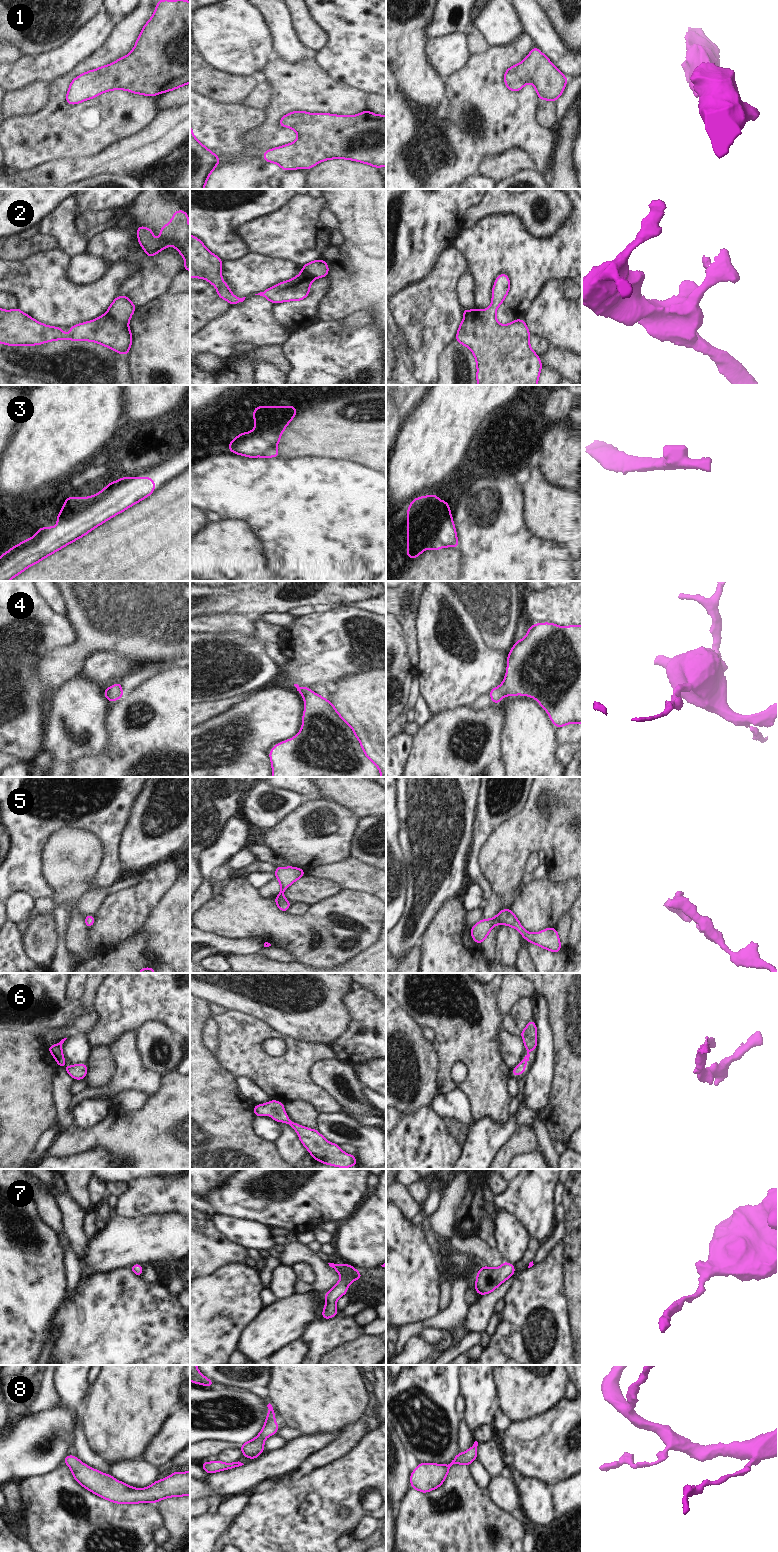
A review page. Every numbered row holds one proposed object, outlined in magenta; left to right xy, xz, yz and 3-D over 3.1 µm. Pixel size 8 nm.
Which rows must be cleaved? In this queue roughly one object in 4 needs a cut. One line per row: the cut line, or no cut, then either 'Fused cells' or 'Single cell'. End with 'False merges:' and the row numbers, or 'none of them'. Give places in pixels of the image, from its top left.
1: No split. Single cell
2: Split along xy (107, 312), (116, 321), (127, 324). Fused cells
3: No split. Single cell
4: No split. Single cell
5: No split. Single cell
6: No split. Single cell
7: No split. Single cell
8: No split. Single cell
False merges: 2

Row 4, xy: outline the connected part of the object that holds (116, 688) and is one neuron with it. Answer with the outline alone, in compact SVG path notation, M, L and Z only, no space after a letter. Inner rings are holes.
M122 681L116 684L113 684L112 687L107 687L104 689L105 697L108 701L113 703L116 699L121 699L124 694L121 688Z

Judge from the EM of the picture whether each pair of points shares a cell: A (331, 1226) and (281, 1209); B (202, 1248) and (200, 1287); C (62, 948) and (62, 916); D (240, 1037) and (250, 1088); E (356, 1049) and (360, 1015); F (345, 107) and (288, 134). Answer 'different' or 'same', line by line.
A: different
B: different
C: same
D: different
E: same
F: same

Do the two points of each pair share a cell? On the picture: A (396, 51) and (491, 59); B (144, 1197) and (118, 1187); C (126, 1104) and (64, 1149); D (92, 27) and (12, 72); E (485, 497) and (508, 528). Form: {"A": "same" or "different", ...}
{"A": "different", "B": "different", "C": "different", "D": "same", "E": "same"}

